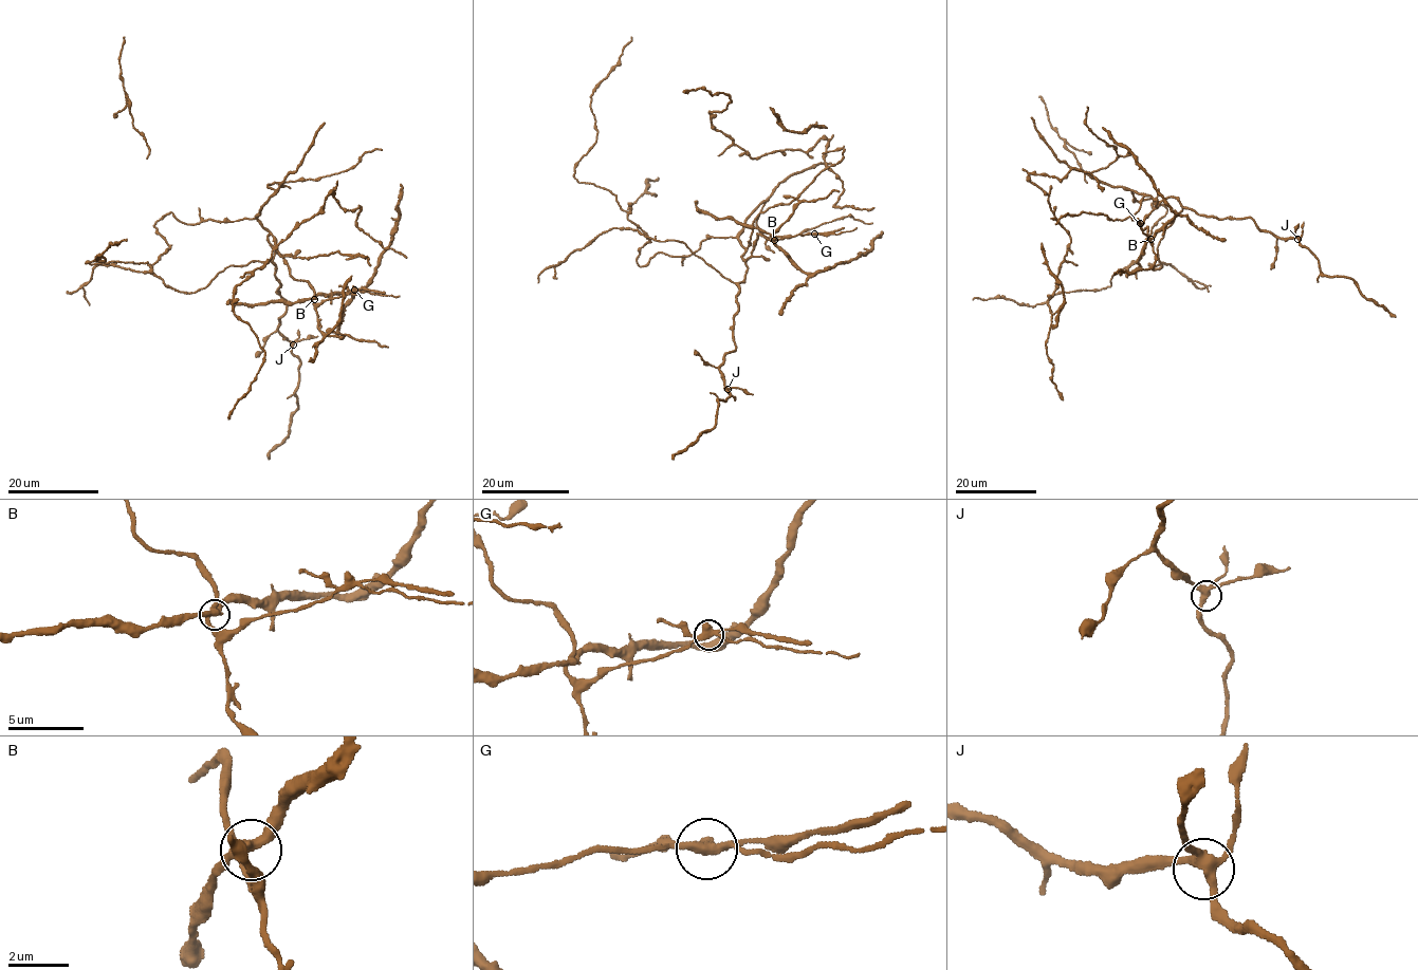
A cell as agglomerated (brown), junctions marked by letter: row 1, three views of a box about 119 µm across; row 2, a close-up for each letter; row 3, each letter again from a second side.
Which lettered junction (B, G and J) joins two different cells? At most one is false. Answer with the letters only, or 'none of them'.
G

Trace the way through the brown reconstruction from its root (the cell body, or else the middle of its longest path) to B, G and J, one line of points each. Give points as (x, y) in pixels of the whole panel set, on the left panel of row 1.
B: (284, 256), (276, 250), (275, 237), (269, 235), (269, 242), (288, 264), (290, 274), (309, 283), (314, 299)
G: (284, 256), (269, 235), (290, 274), (313, 290), (315, 303), (354, 291)
J: (284, 256), (270, 234), (269, 241), (277, 246), (273, 260), (278, 290), (288, 306), (278, 331), (293, 344)

